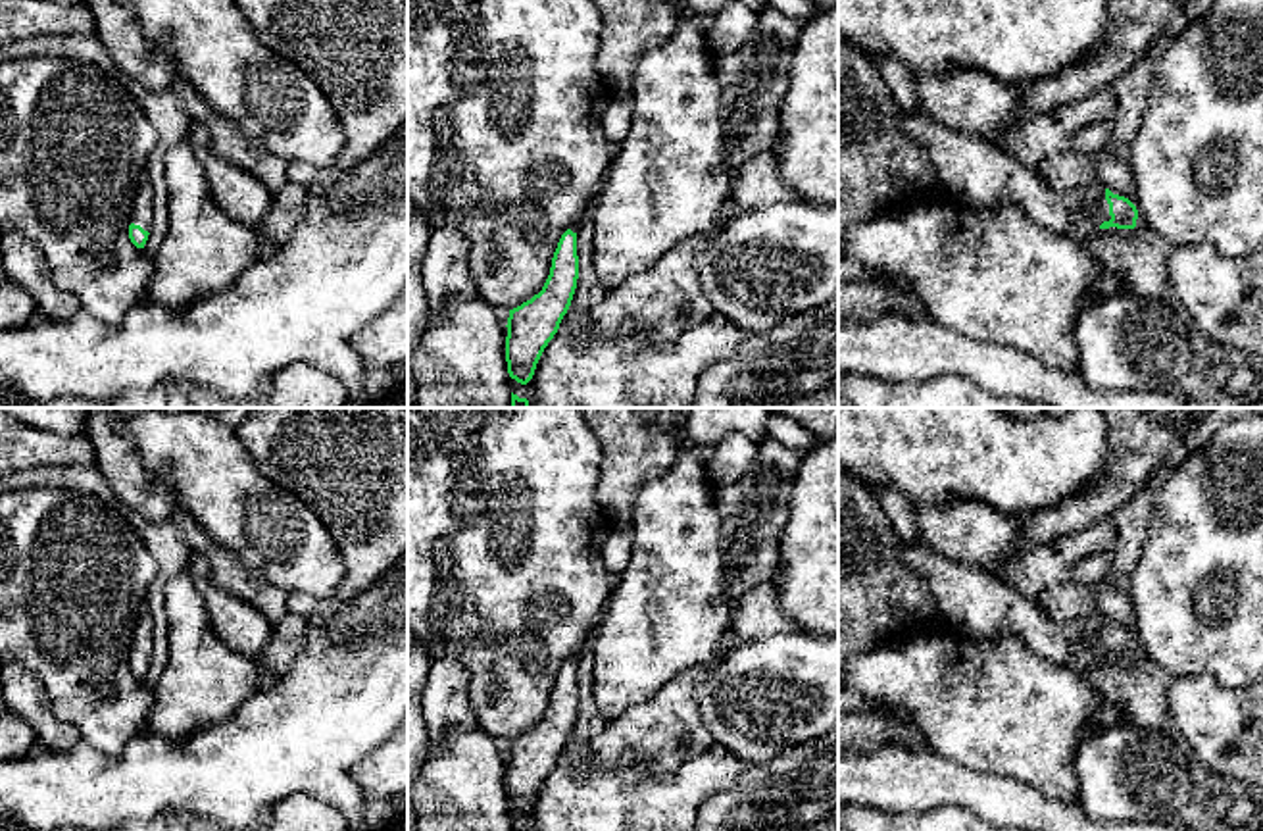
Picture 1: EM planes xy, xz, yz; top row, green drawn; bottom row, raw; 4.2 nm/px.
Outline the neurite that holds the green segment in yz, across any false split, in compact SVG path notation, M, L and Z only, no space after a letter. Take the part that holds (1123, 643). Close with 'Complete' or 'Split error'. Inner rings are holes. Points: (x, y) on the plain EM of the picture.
M900 542L902 560L932 591L946 625L971 635L1011 633L1036 656L1071 667L1100 660L1134 660L1136 637L1103 617L1059 625L1002 579L938 554L929 542Z. Split error

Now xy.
M142 612L129 646L129 669L136 679L144 679L154 654L154 619Z. Split error

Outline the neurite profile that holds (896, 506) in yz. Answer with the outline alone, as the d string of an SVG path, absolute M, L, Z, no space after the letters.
M877 487L873 494L884 510L902 542L917 544L923 541L921 529L915 519L915 510L898 489Z

